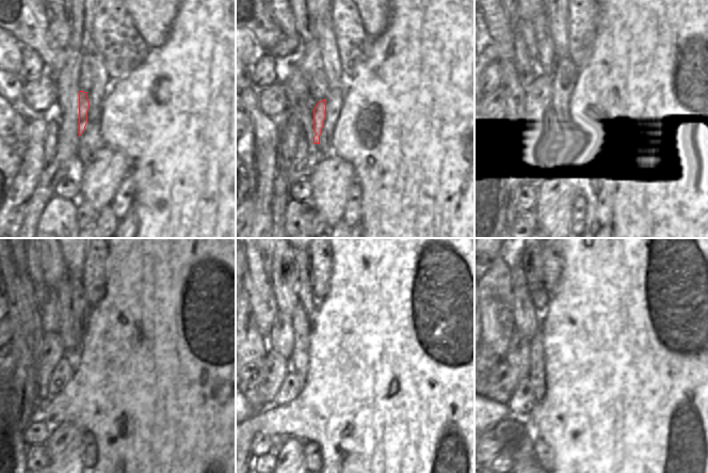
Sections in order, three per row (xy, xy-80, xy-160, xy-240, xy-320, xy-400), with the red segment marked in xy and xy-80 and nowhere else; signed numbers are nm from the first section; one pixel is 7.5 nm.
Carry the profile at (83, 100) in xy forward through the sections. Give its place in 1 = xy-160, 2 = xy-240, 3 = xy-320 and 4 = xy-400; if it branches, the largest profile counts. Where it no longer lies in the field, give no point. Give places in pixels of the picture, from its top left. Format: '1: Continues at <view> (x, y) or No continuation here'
1: Continues at xy-160 (546, 137)
2: Continues at xy-240 (64, 371)
3: Continues at xy-320 (291, 387)
4: Continues at xy-400 (523, 399)

